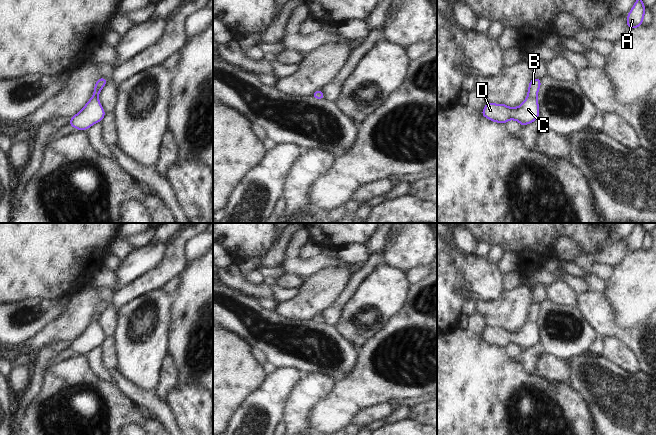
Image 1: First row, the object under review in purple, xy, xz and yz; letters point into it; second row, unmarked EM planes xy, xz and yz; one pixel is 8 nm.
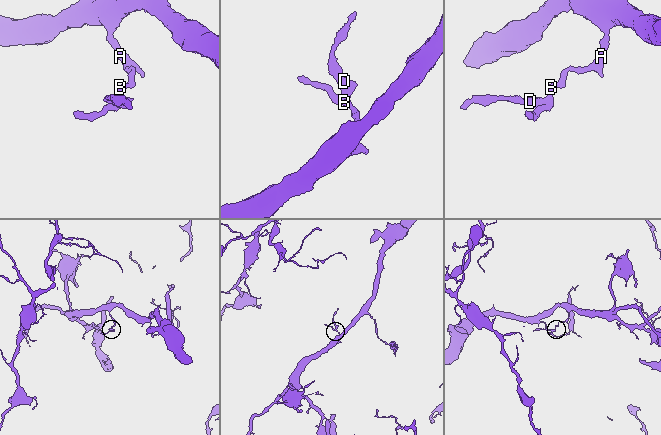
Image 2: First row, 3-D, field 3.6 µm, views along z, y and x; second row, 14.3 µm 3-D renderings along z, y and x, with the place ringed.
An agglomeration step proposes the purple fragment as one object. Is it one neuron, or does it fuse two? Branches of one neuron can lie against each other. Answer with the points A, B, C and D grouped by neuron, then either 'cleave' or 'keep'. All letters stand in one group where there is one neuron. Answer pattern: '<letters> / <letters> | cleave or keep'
A B C D | keep

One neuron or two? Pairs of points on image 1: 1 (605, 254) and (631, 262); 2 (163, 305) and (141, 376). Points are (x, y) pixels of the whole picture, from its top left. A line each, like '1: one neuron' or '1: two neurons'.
1: two neurons
2: one neuron

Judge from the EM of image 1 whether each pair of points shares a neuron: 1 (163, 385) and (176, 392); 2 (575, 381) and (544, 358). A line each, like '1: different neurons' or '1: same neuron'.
1: different neurons
2: different neurons

